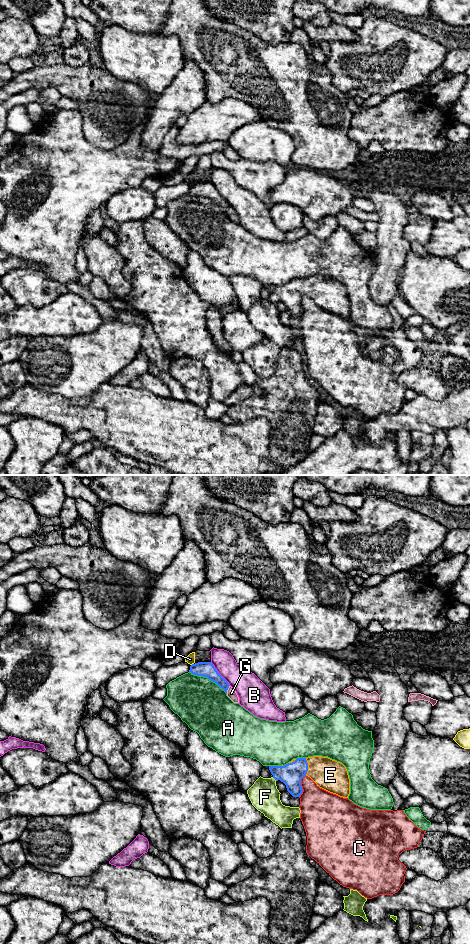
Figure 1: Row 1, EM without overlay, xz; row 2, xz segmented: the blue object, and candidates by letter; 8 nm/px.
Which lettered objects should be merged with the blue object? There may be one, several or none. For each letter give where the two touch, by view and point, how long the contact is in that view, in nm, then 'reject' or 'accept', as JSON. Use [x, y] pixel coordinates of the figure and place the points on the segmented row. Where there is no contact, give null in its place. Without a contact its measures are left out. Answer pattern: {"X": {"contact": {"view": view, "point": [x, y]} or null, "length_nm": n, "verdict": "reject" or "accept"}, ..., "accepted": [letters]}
{"A": {"contact": {"view": "xz", "point": [208, 678]}, "length_nm": 360, "verdict": "reject"}, "B": {"contact": {"view": "xz", "point": [219, 674]}, "length_nm": 260, "verdict": "reject"}, "C": {"contact": {"view": "xz", "point": [301, 786]}, "length_nm": 190, "verdict": "reject"}, "D": {"contact": {"view": "xz", "point": [192, 664]}, "length_nm": 30, "verdict": "reject"}, "E": {"contact": {"view": "xz", "point": [307, 767]}, "length_nm": 140, "verdict": "accept"}, "F": {"contact": {"view": "xz", "point": [274, 778]}, "length_nm": 40, "verdict": "reject"}, "G": {"contact": {"view": "xz", "point": [227, 689]}, "length_nm": 70, "verdict": "reject"}, "accepted": ["E"]}

